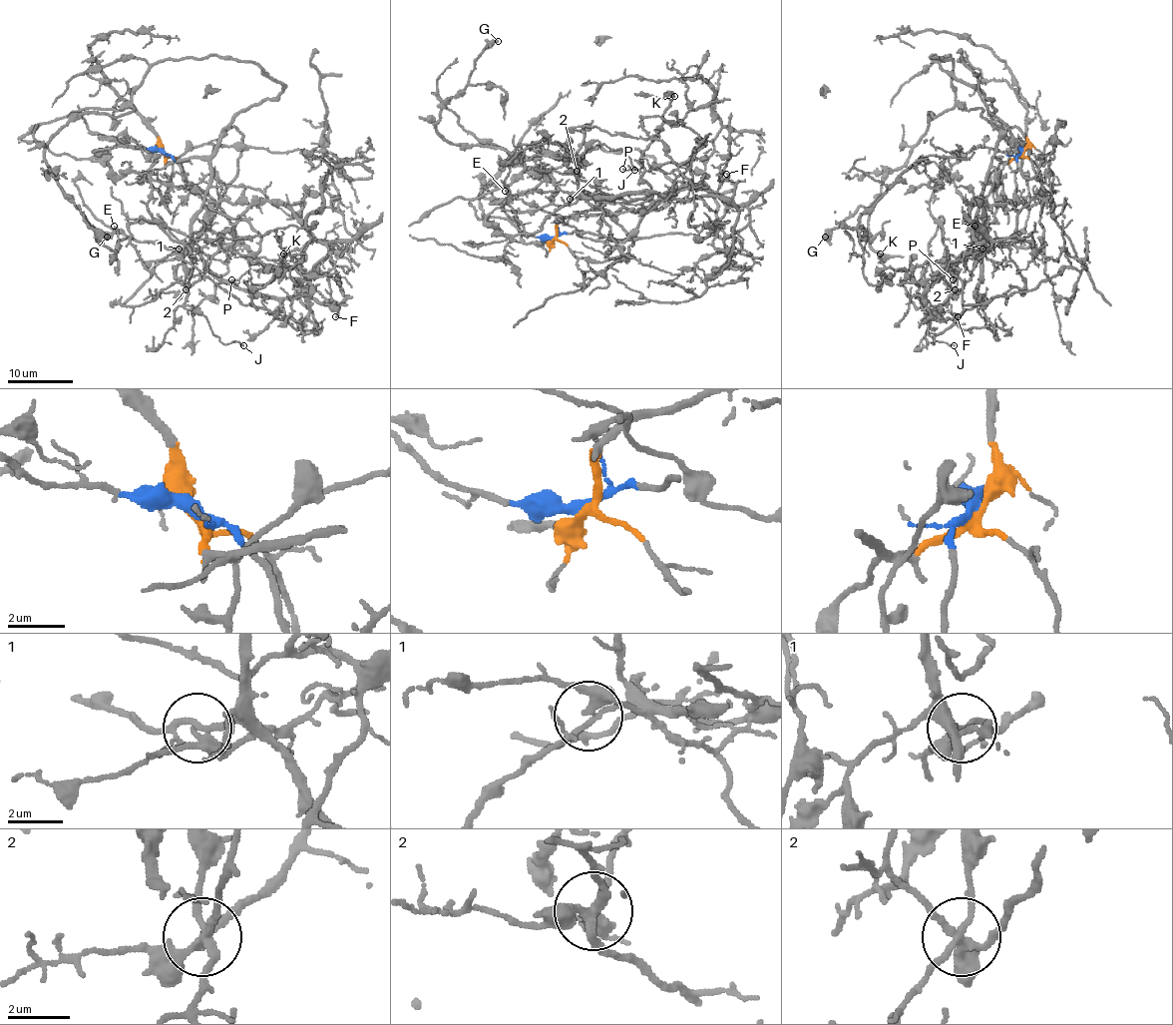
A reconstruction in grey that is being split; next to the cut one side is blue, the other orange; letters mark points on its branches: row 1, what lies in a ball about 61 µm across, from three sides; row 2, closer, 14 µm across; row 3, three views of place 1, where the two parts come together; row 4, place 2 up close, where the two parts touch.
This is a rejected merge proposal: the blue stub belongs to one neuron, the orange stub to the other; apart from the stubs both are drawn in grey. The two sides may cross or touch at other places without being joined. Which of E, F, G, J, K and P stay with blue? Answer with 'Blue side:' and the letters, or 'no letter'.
Blue side: F

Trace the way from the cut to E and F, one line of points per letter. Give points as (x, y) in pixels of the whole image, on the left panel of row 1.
E: (163, 152), (173, 162), (208, 162), (210, 185), (191, 242), (181, 249), (133, 239), (119, 244), (114, 226)
F: (163, 152), (181, 169), (183, 180), (211, 201), (280, 201), (324, 244), (334, 263), (328, 273), (336, 317)

